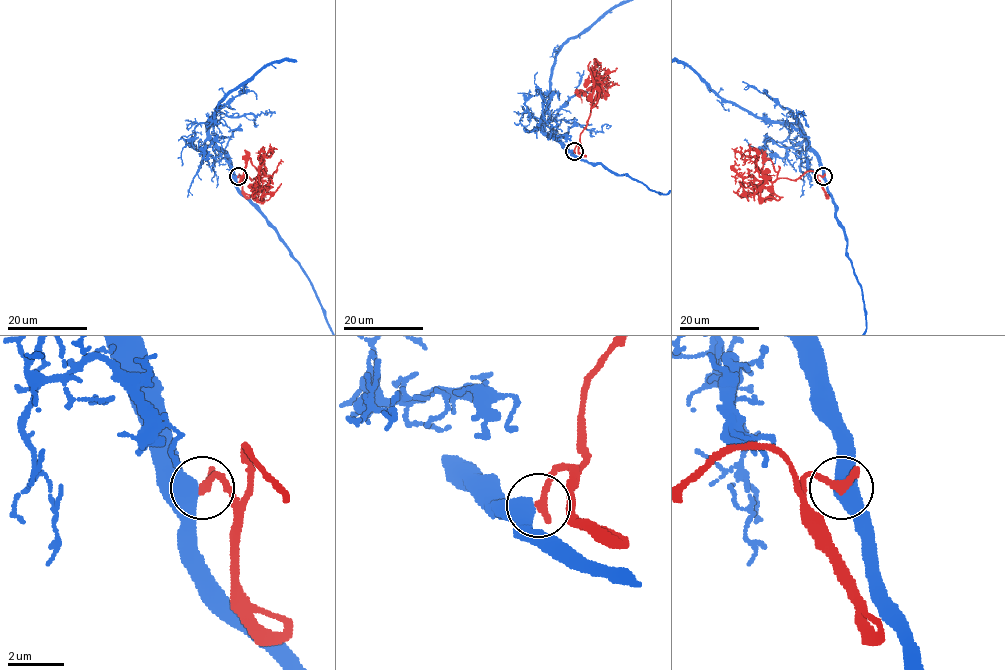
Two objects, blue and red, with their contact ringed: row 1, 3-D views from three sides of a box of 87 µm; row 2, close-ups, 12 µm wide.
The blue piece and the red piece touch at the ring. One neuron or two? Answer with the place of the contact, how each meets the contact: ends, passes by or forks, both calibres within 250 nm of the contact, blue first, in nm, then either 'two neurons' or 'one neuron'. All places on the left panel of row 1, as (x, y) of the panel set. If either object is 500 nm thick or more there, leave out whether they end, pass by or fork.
at (238, 176); blue passes by; red ends there; 480 nm thick on the blue side, 360 nm on the other; two neurons

